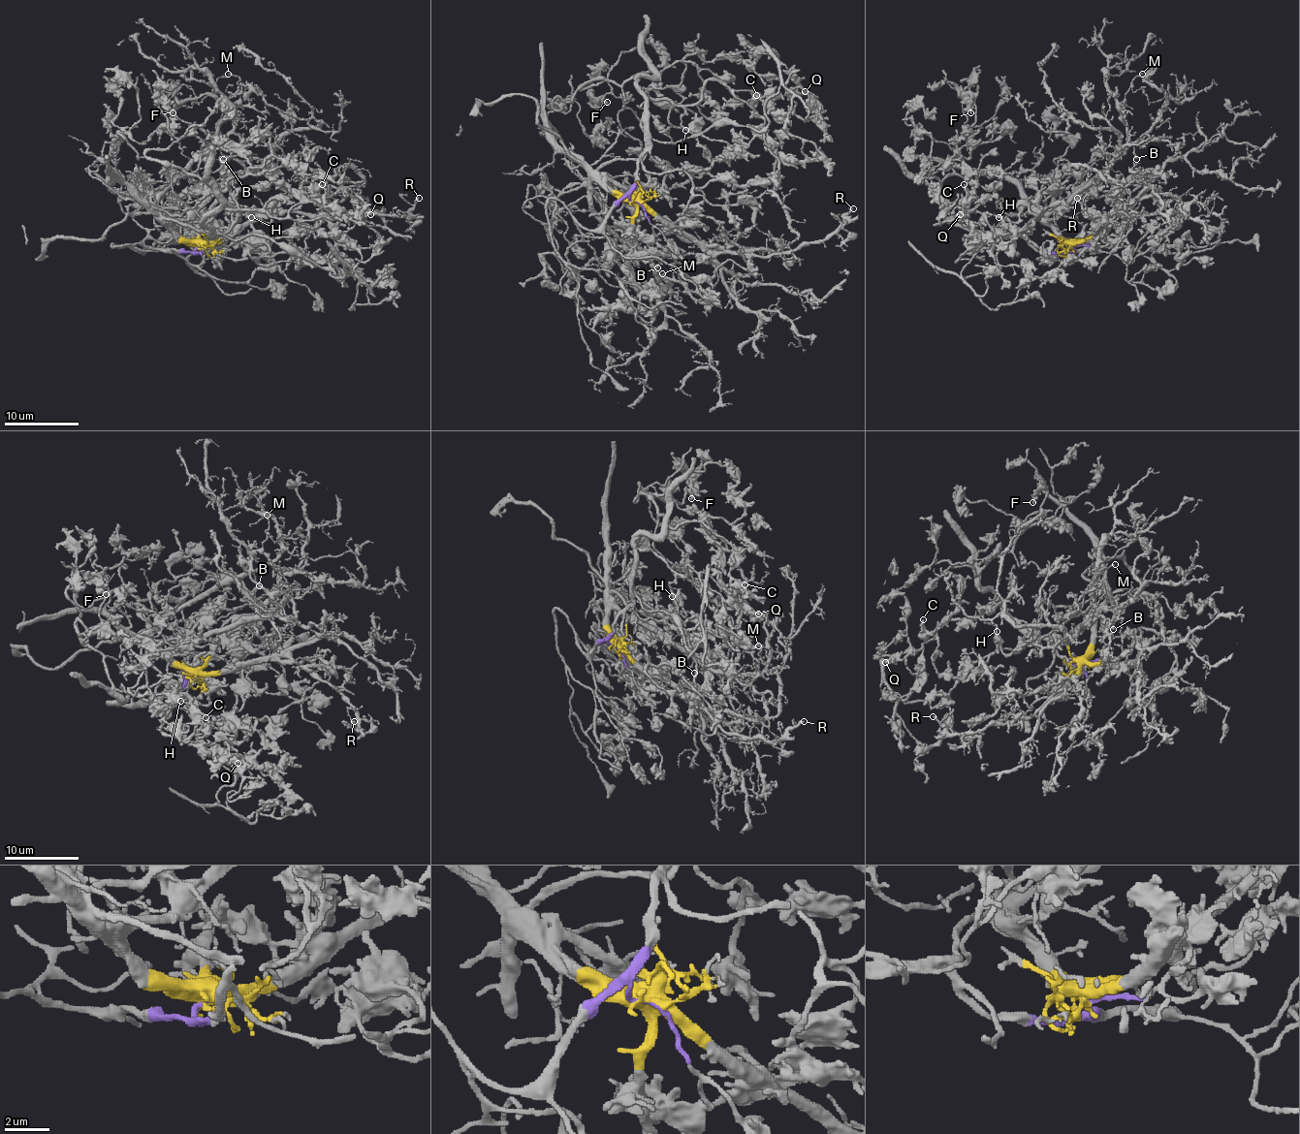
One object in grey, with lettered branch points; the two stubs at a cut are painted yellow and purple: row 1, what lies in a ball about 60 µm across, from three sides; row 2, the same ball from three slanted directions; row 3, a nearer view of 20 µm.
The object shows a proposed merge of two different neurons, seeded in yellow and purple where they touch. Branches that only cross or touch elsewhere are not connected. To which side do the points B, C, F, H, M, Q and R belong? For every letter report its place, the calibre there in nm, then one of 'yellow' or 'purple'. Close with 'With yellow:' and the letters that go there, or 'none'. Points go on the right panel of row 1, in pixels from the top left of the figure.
B: place (1136, 159); calibre 150 nm; yellow
C: place (964, 184); calibre 200 nm; purple
F: place (970, 112); calibre 320 nm; purple
H: place (998, 217); calibre 170 nm; purple
M: place (1142, 74); calibre 120 nm; yellow
Q: place (960, 214); calibre 280 nm; purple
R: place (1077, 198); calibre 240 nm; yellow
With yellow: B, M, R

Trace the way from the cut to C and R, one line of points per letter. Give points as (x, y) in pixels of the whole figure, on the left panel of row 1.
C: (201, 246), (195, 253), (215, 209), (284, 218), (315, 202), (321, 185)
R: (201, 246), (219, 244), (231, 233), (266, 214), (408, 216), (419, 198)

